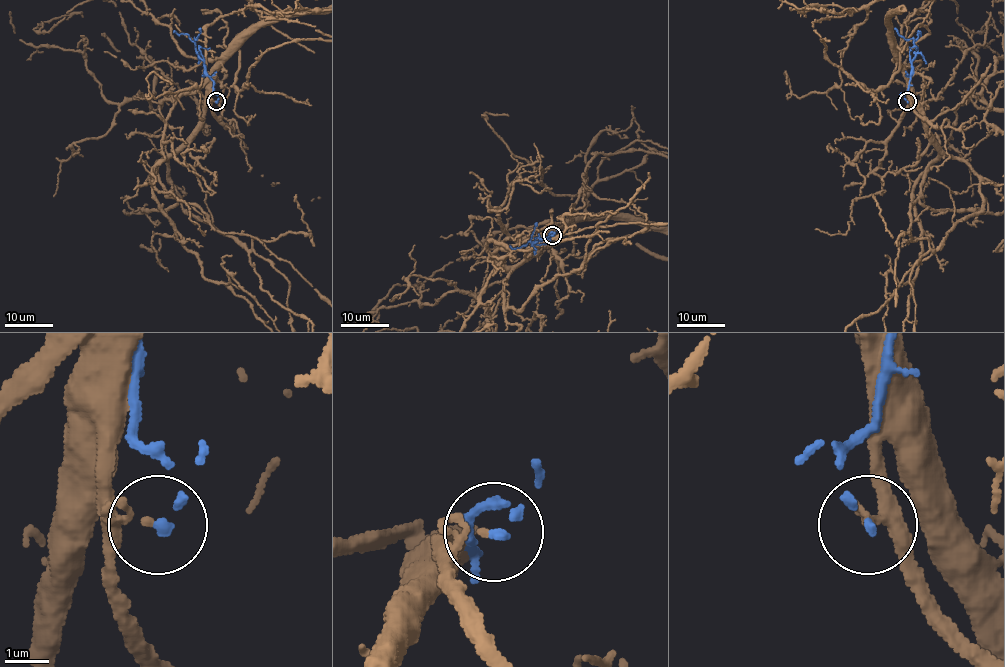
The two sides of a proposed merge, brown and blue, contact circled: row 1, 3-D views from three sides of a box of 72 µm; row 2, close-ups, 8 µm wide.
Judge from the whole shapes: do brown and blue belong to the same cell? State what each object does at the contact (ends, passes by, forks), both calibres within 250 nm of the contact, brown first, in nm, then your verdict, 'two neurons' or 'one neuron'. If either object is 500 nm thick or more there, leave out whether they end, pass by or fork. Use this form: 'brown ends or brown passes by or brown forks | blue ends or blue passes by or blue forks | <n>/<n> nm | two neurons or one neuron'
brown passes by | blue ends | 100/160 nm | two neurons

